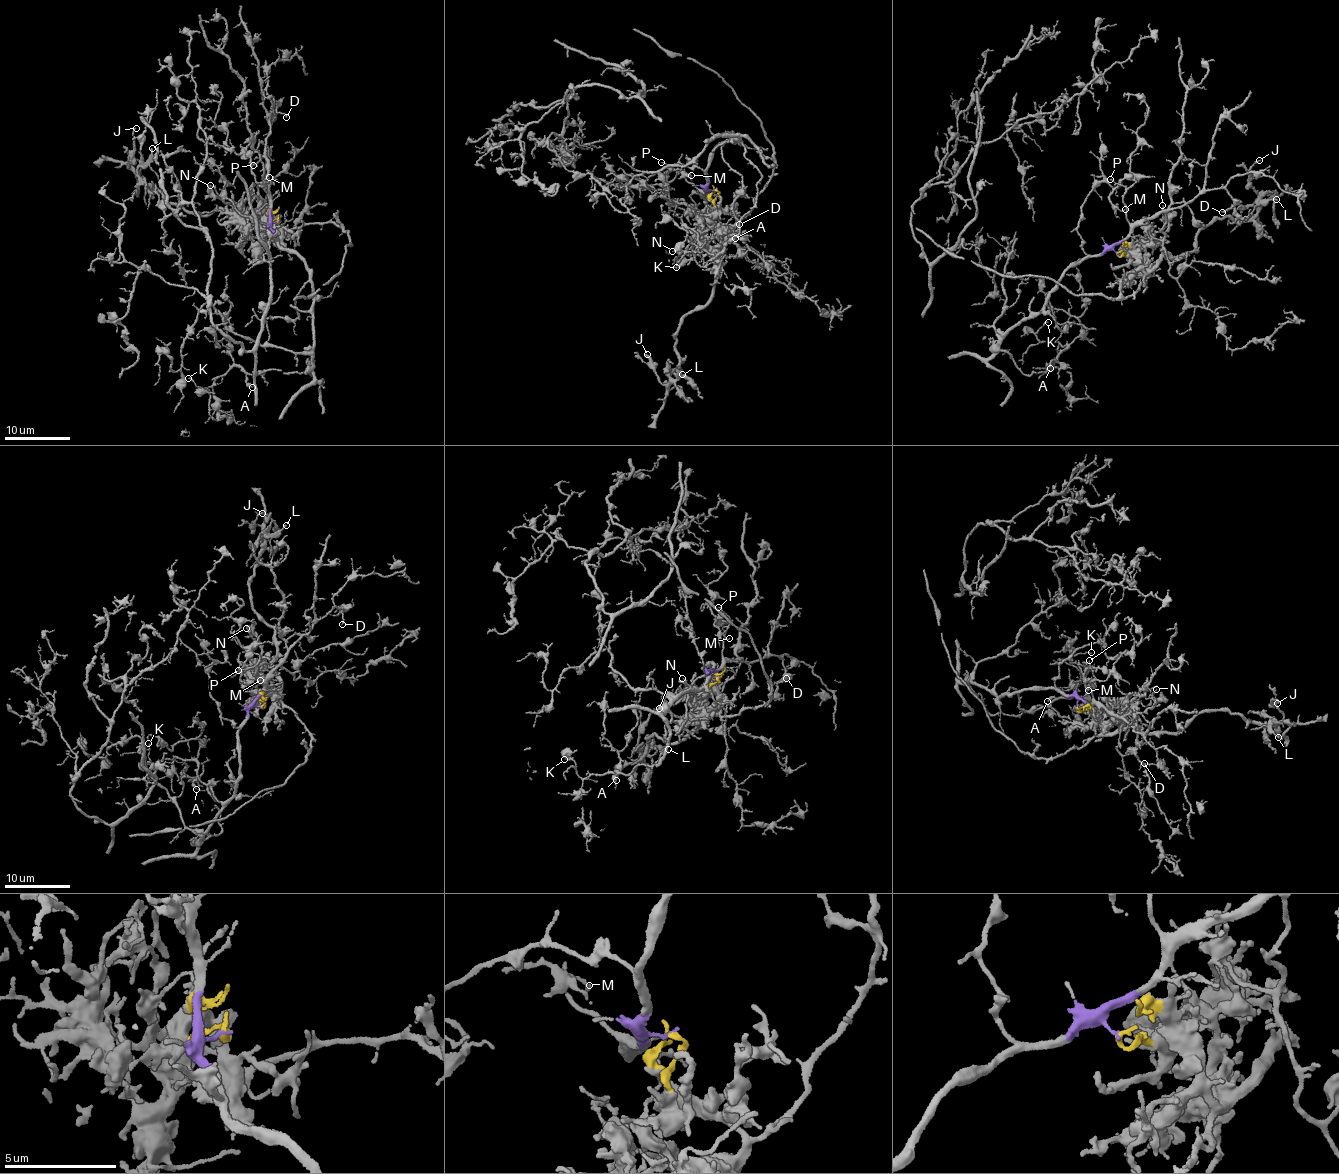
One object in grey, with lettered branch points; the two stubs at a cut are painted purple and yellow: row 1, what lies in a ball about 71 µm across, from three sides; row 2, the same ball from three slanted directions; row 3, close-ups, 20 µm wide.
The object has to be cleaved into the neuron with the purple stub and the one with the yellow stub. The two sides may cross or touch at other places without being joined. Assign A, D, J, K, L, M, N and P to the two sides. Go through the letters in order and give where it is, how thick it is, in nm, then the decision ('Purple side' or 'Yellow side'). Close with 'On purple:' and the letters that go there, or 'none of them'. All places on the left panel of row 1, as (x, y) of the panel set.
A: Place: (252, 387). Thickness 360 nm. Purple side
D: Place: (286, 117). Thickness 180 nm. Purple side
J: Place: (136, 128). Thickness 160 nm. Yellow side
K: Place: (188, 378). Thickness 110 nm. Purple side
L: Place: (152, 148). Thickness 200 nm. Yellow side
M: Place: (269, 177). Thickness 70 nm. Purple side
N: Place: (210, 185). Thickness 160 nm. Yellow side
P: Place: (253, 165). Thickness 90 nm. Purple side
On purple: A, D, K, M, P

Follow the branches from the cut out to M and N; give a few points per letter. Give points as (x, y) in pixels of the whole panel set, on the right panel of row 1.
M: (1116, 252), (1113, 248), (1130, 232), (1122, 200), (1125, 188), (1120, 185), (1109, 198), (1121, 210), (1125, 209)
N: (1116, 252), (1128, 254), (1125, 251), (1148, 242), (1151, 235), (1162, 231), (1162, 206)

